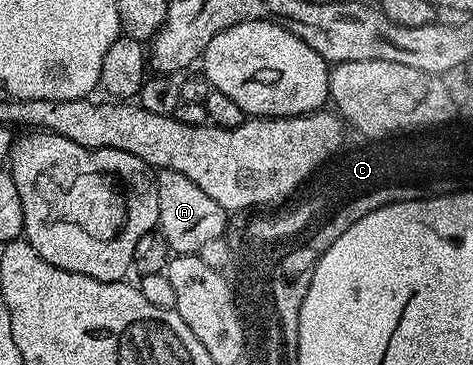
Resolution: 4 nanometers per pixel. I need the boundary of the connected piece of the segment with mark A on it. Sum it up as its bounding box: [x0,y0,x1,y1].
[156,168,228,254]

